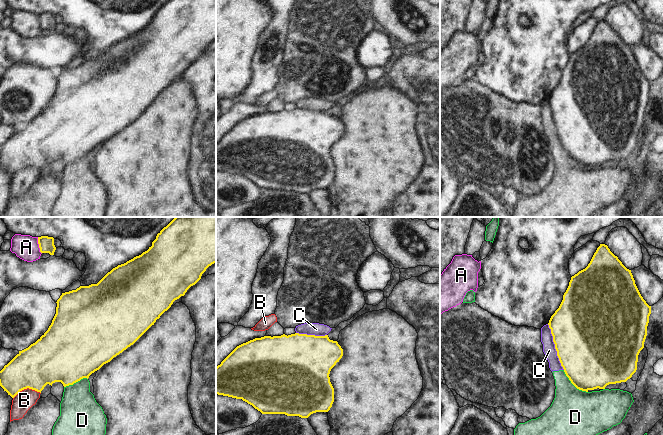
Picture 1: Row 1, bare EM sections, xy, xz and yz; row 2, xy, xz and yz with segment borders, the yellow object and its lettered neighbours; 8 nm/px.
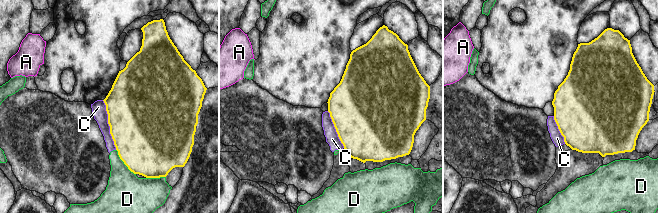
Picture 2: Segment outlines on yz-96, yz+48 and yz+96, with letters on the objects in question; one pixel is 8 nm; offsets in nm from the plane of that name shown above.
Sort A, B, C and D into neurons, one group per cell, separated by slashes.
A / B / C D

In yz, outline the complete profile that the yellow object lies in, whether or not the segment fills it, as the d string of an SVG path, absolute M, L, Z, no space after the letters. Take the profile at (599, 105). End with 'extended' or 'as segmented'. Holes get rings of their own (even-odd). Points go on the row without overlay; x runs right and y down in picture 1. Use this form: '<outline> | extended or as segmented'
M600 20L588 42L571 53L559 84L549 96L557 132L571 159L588 168L609 160L626 158L637 146L638 131L644 124L651 82L641 72L631 49L607 21Z | as segmented

